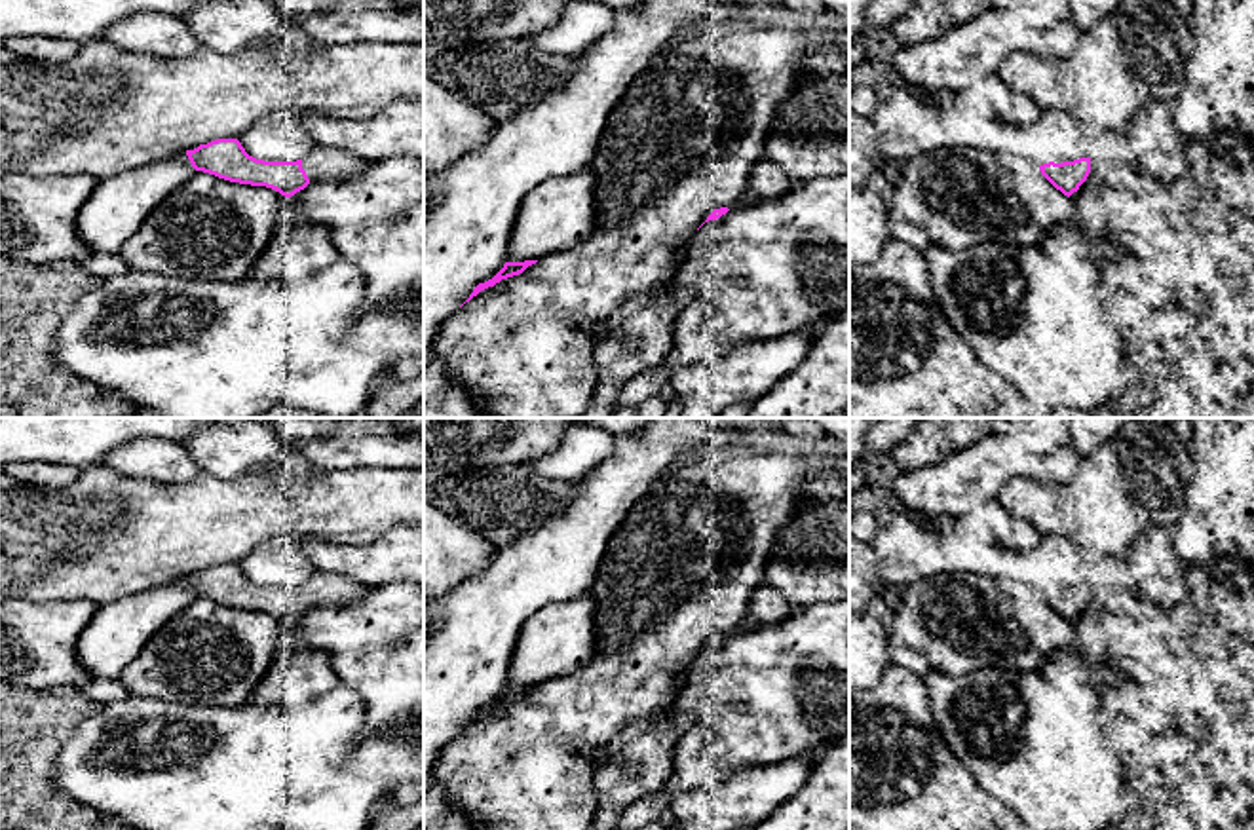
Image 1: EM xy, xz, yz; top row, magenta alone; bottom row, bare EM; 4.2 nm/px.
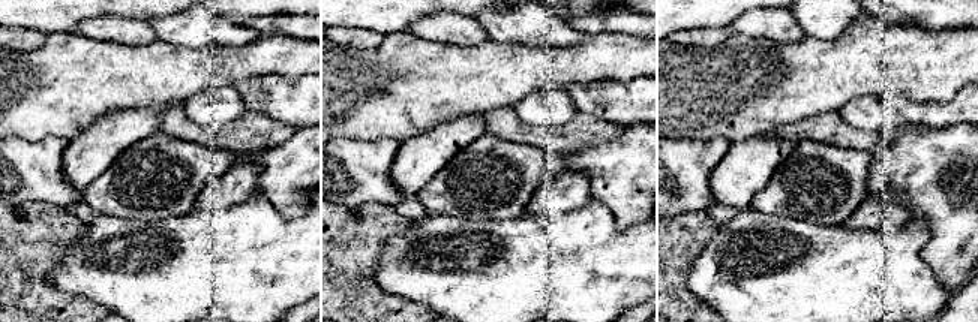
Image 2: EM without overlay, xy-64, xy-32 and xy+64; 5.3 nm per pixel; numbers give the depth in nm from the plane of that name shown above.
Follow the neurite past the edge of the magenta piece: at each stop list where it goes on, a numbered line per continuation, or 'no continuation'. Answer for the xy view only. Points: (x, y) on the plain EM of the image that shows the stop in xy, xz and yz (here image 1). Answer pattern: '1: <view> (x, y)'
1: xy (322, 589)

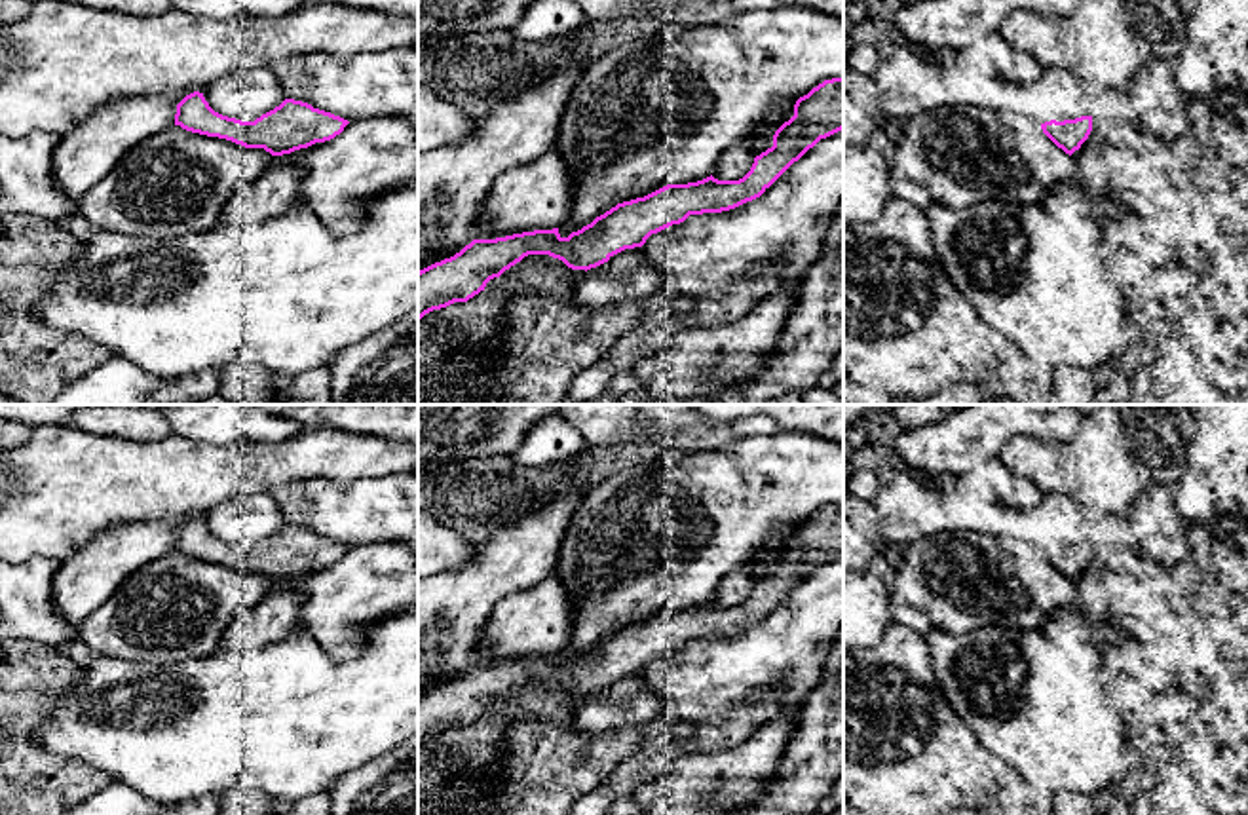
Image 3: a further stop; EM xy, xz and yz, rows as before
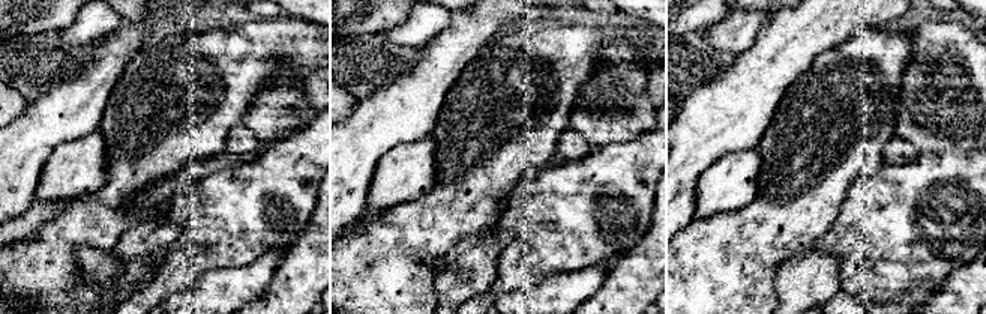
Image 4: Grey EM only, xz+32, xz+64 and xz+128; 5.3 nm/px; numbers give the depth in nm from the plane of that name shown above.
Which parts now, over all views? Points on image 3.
no continuation

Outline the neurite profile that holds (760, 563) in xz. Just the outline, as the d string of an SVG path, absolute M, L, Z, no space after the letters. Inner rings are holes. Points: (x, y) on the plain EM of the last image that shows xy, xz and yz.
M796 528L767 540L745 564L741 564L752 583L773 572L773 560L794 541L794 530Z

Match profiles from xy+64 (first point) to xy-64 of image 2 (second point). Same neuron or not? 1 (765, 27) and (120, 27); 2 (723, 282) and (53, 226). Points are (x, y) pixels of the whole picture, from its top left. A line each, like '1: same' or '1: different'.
1: same
2: different

